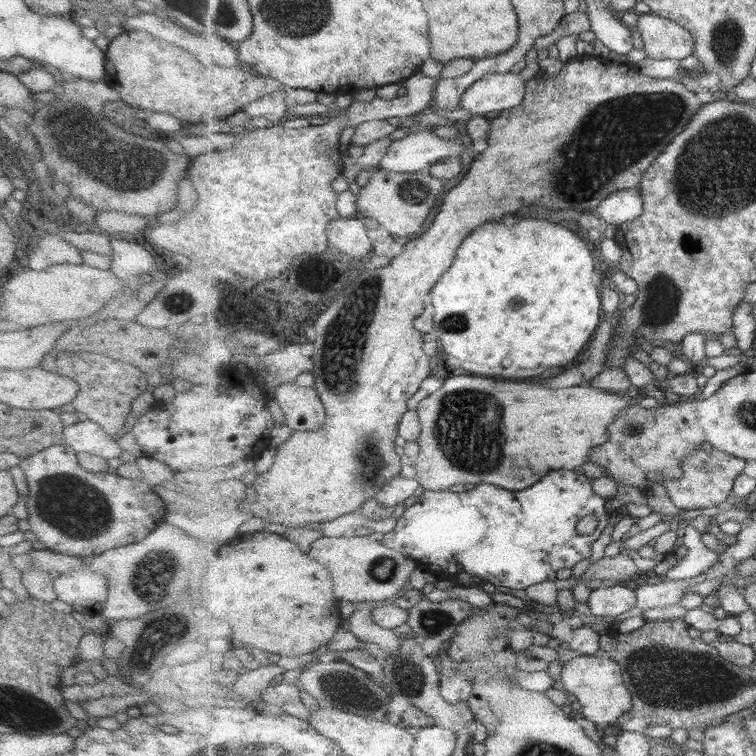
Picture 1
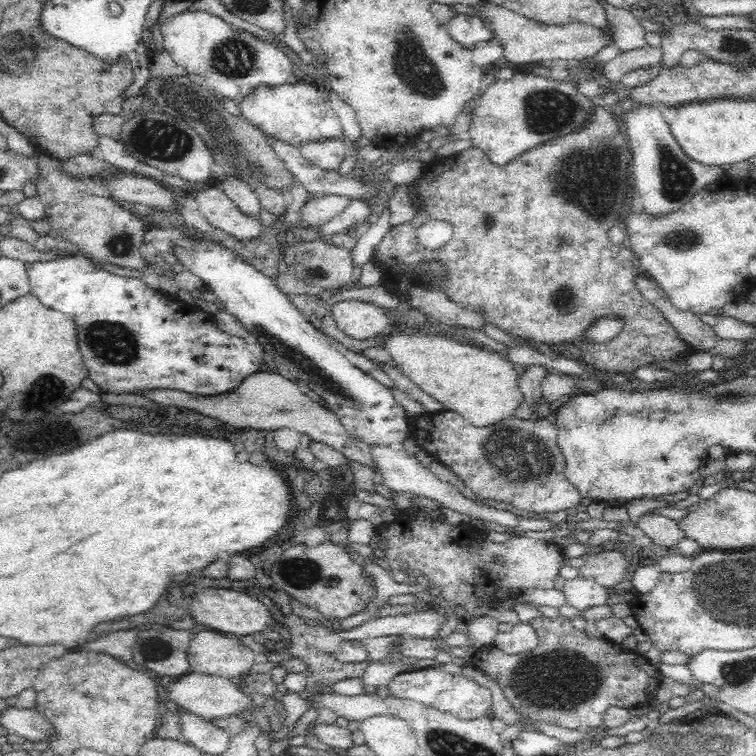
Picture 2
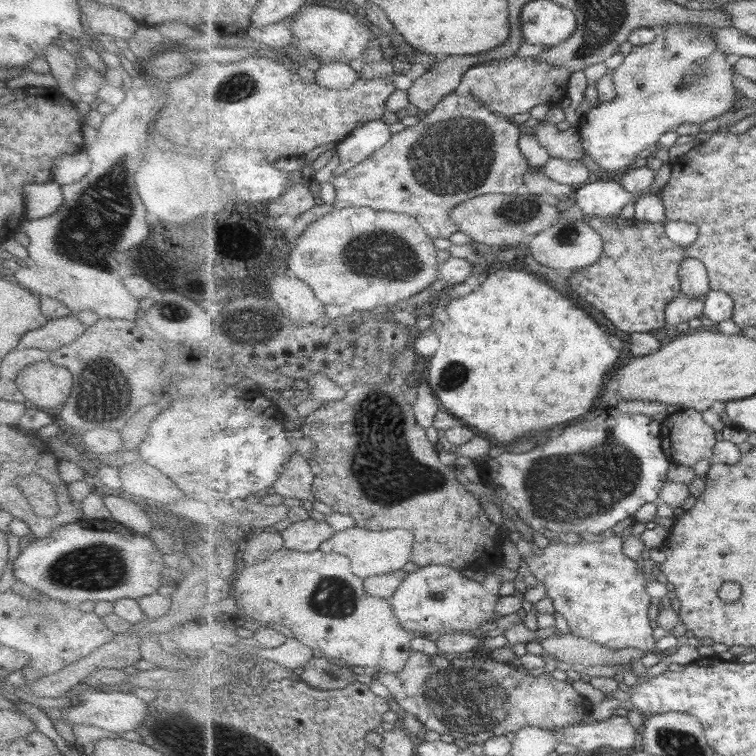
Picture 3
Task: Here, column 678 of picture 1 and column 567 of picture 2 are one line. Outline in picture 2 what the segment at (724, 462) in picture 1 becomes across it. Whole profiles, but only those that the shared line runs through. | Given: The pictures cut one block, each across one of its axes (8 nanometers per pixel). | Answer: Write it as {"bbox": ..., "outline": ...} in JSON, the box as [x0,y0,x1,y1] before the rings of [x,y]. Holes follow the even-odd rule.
{"bbox":[410,410,583,514],"outline":[[[442,410],[410,418],[410,424],[411,433],[418,445],[458,475],[478,499],[507,503],[534,514],[565,511],[581,504],[583,498],[580,492],[576,491],[575,486],[564,475],[565,459],[556,445],[558,427],[553,419],[543,418],[535,421],[514,416],[499,424],[479,428],[470,424],[457,412]]]}

